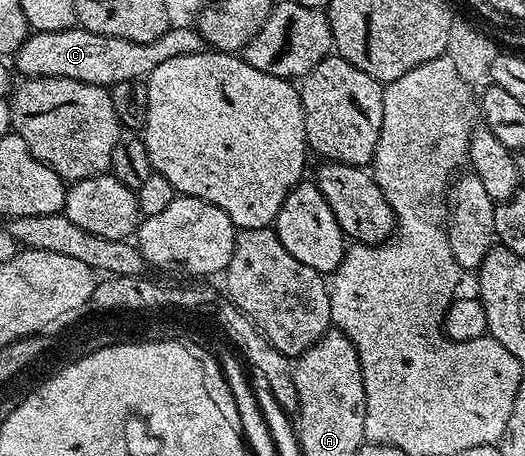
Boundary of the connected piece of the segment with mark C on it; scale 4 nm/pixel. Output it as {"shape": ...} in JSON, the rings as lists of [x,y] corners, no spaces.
{"shape":[[[84,27],[65,28],[59,32],[34,32],[23,42],[16,53],[18,68],[26,78],[39,76],[59,76],[88,84],[98,84],[109,89],[111,84],[125,80],[142,80],[149,77],[160,62],[168,62],[168,58],[184,58],[188,54],[200,54],[207,51],[208,45],[197,27],[171,28],[160,38],[147,44],[133,44],[130,40],[112,38],[104,34],[90,32]]]}

